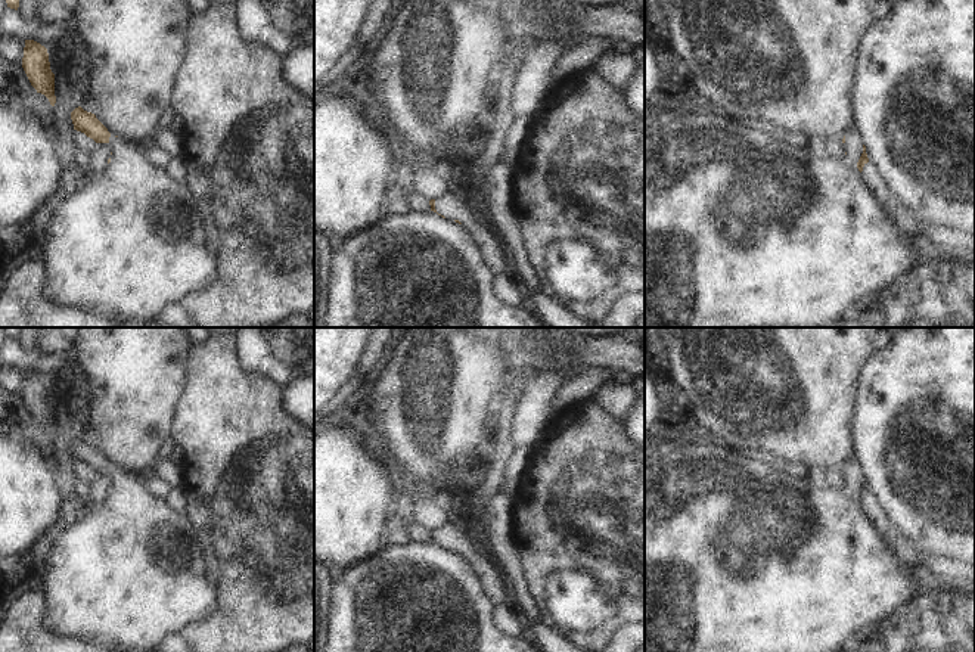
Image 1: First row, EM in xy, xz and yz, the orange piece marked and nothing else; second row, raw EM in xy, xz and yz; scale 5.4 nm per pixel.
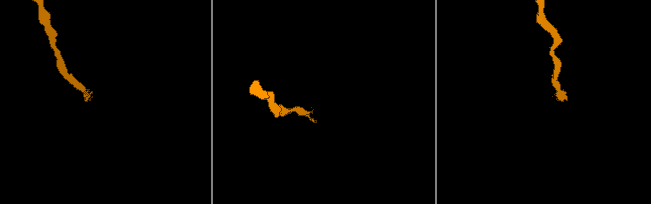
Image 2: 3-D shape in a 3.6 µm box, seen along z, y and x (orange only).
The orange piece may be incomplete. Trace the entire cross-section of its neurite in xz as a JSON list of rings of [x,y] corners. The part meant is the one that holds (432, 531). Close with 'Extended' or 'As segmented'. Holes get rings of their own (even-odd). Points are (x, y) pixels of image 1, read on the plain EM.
[[[448,522],[440,530],[431,530],[429,535],[431,541],[443,549],[463,555],[479,572],[491,600],[496,605],[507,606],[507,590],[502,569],[471,528],[460,522]]]. Extended

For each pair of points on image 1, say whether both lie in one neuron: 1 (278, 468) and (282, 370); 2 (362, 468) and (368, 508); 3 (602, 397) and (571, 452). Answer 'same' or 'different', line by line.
1: different
2: same
3: different

